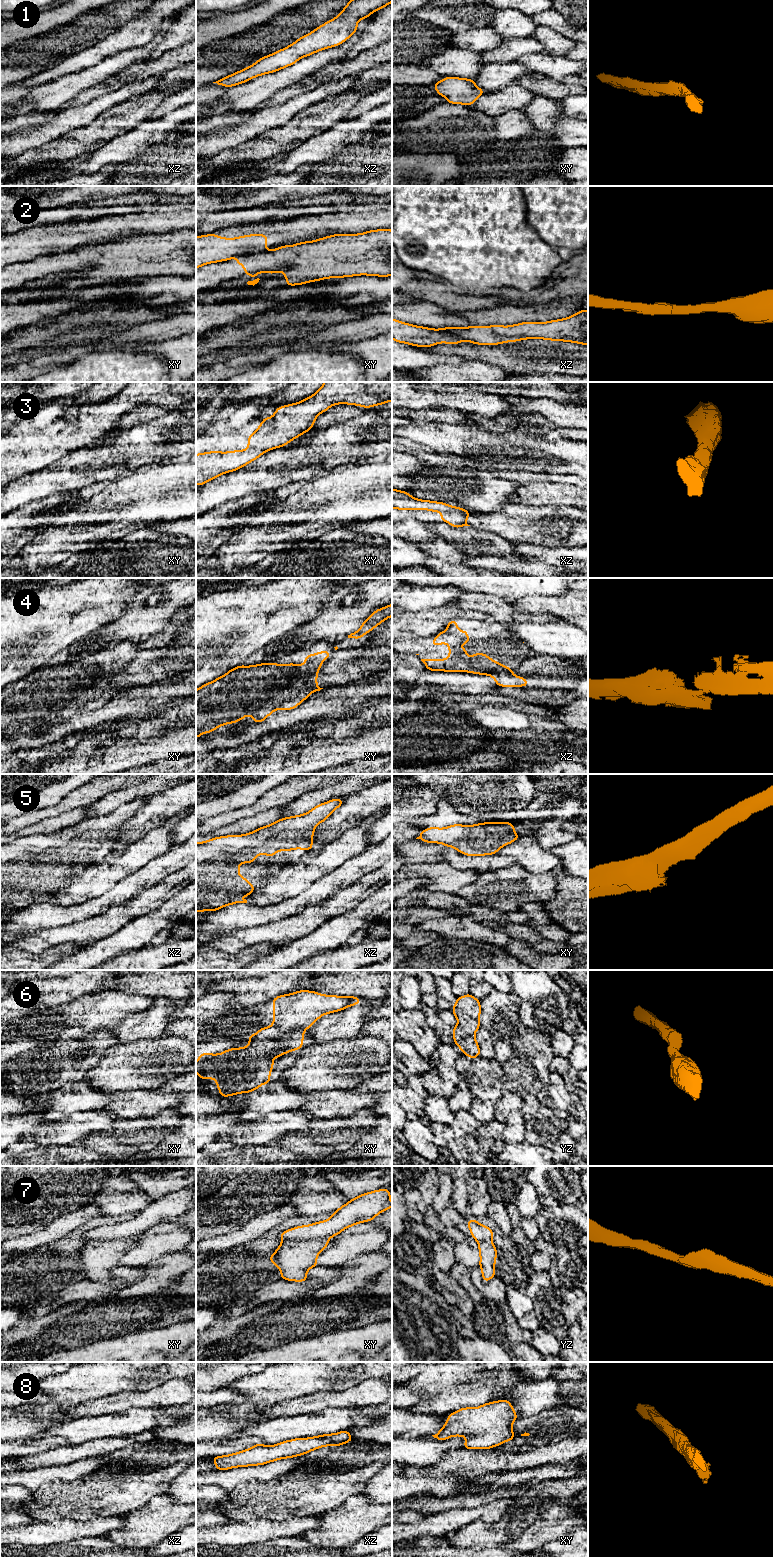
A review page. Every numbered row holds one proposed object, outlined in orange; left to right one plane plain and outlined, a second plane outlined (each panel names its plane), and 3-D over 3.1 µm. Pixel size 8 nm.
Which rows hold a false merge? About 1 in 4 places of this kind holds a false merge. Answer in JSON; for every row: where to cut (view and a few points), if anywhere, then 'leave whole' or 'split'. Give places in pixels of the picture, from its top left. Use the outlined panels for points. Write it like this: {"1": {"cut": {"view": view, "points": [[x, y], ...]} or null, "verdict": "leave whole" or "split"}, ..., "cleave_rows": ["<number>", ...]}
{"1": {"cut": null, "verdict": "leave whole"}, "2": {"cut": {"view": "xy", "points": [[266, 250], [236, 257]]}, "verdict": "split"}, "3": {"cut": null, "verdict": "leave whole"}, "4": {"cut": null, "verdict": "leave whole"}, "5": {"cut": null, "verdict": "leave whole"}, "6": {"cut": {"view": "xy", "points": [[273, 1025], [282, 1031], [303, 1031]]}, "verdict": "split"}, "7": {"cut": {"view": "xy", "points": [[323, 1238], [283, 1240]]}, "verdict": "split"}, "8": {"cut": null, "verdict": "leave whole"}, "cleave_rows": ["2", "6", "7"]}

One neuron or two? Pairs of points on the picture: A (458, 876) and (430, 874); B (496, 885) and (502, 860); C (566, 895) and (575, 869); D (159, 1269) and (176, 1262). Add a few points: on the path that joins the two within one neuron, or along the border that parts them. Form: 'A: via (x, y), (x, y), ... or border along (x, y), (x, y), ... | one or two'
A: via (451, 876), (440, 876), (437, 874) | one
B: border along (513, 863), (481, 873) | two
C: border along (567, 873), (577, 877) | two
D: via (163, 1269), (172, 1266) | one

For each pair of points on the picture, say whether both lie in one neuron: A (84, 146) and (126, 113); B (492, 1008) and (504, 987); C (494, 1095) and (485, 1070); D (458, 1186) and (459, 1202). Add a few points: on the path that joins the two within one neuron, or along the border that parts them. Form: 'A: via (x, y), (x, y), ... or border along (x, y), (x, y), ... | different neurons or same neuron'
A: via (94, 137), (116, 120) | same neuron
B: border along (493, 988), (504, 993), (510, 992) | different neurons
C: via (491, 1089), (485, 1083), (485, 1076) | same neuron
D: via (459, 1190), (459, 1198) | same neuron

